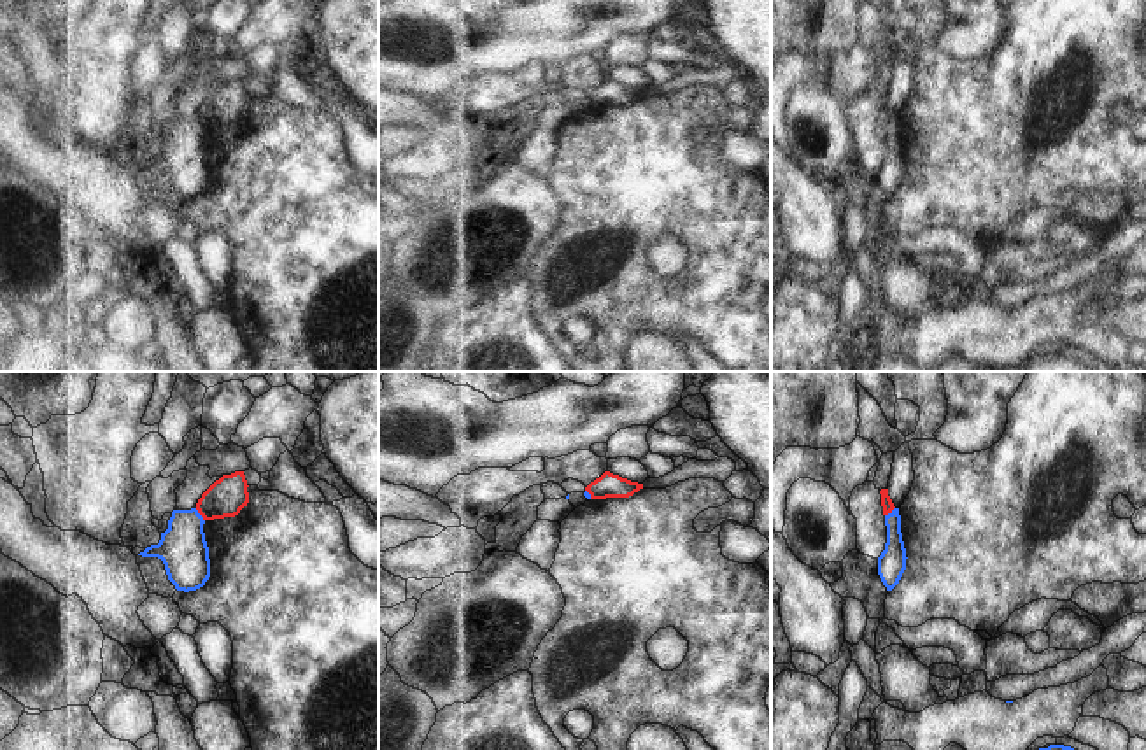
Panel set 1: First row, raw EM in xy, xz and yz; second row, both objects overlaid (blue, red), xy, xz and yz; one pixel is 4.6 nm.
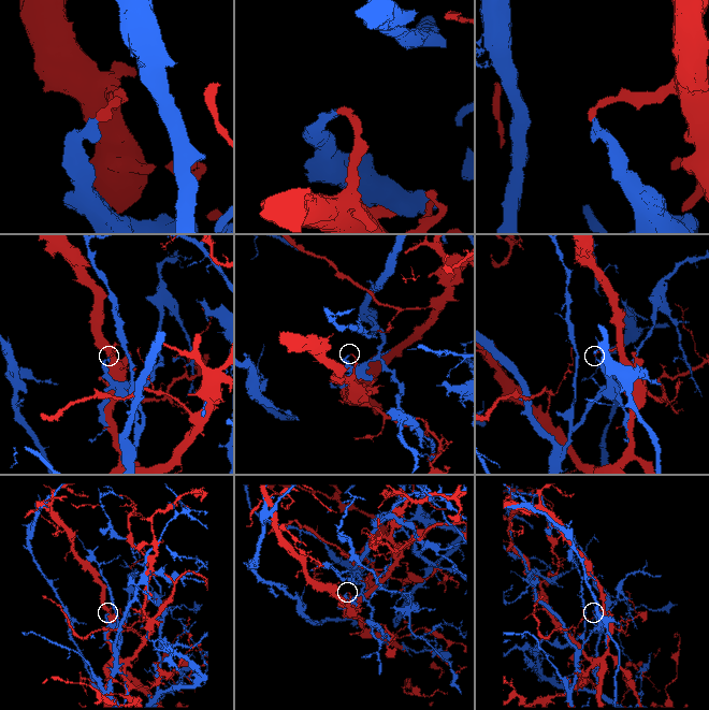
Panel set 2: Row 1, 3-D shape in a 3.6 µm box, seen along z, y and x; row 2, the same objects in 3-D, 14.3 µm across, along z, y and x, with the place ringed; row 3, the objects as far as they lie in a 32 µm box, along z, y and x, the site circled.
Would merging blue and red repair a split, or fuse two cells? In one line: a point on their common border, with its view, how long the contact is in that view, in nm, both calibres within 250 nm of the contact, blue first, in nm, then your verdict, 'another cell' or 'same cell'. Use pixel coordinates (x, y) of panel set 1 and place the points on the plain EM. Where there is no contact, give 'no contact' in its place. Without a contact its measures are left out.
xy (200, 123) | 80 nm | 220/180 nm | another cell

